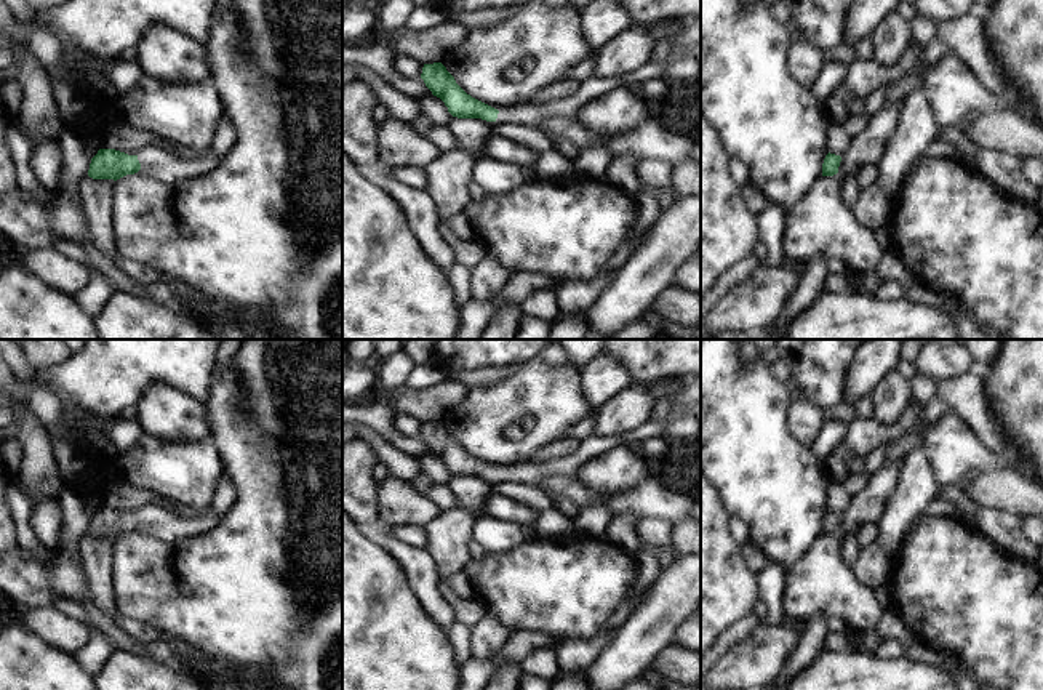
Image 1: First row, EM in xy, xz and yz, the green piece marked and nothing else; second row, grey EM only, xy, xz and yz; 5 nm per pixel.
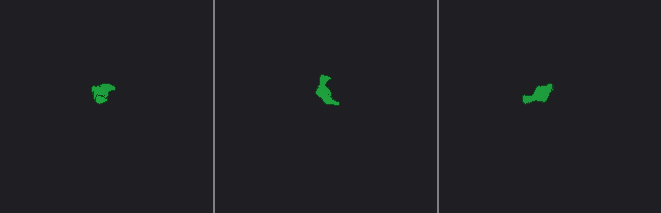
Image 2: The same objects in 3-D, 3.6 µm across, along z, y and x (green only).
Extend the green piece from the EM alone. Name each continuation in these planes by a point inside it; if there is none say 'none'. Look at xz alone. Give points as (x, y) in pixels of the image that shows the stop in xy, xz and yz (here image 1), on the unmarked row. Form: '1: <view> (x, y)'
1: xz (531, 473)

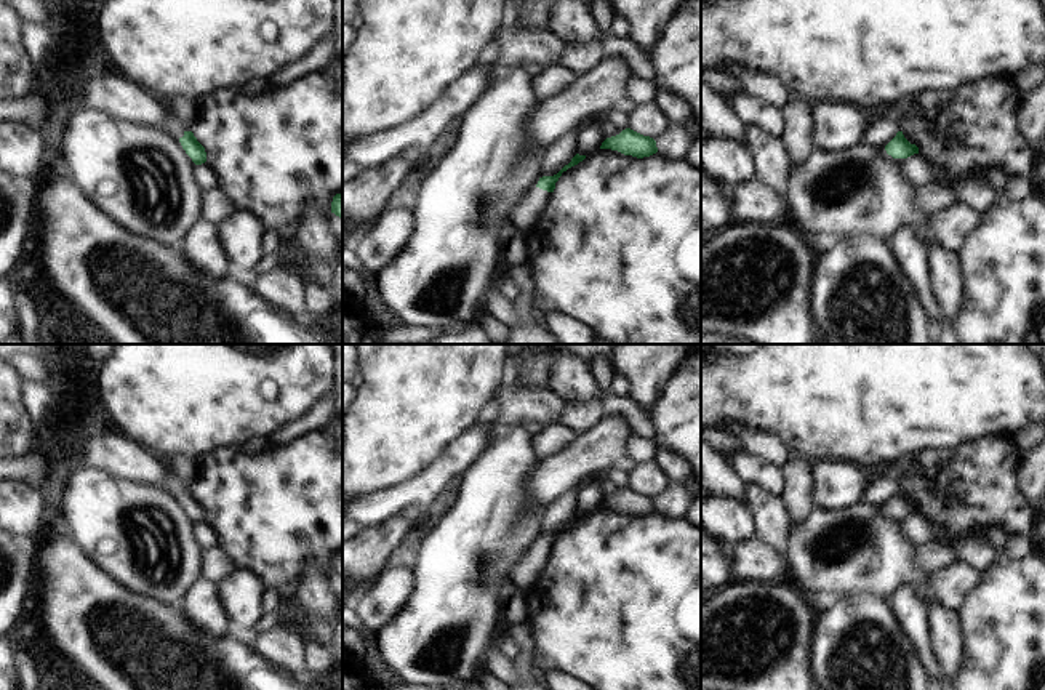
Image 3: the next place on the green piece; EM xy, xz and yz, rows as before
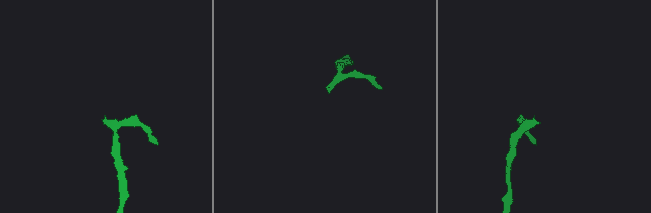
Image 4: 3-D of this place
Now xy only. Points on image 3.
1: xy (175, 485)

